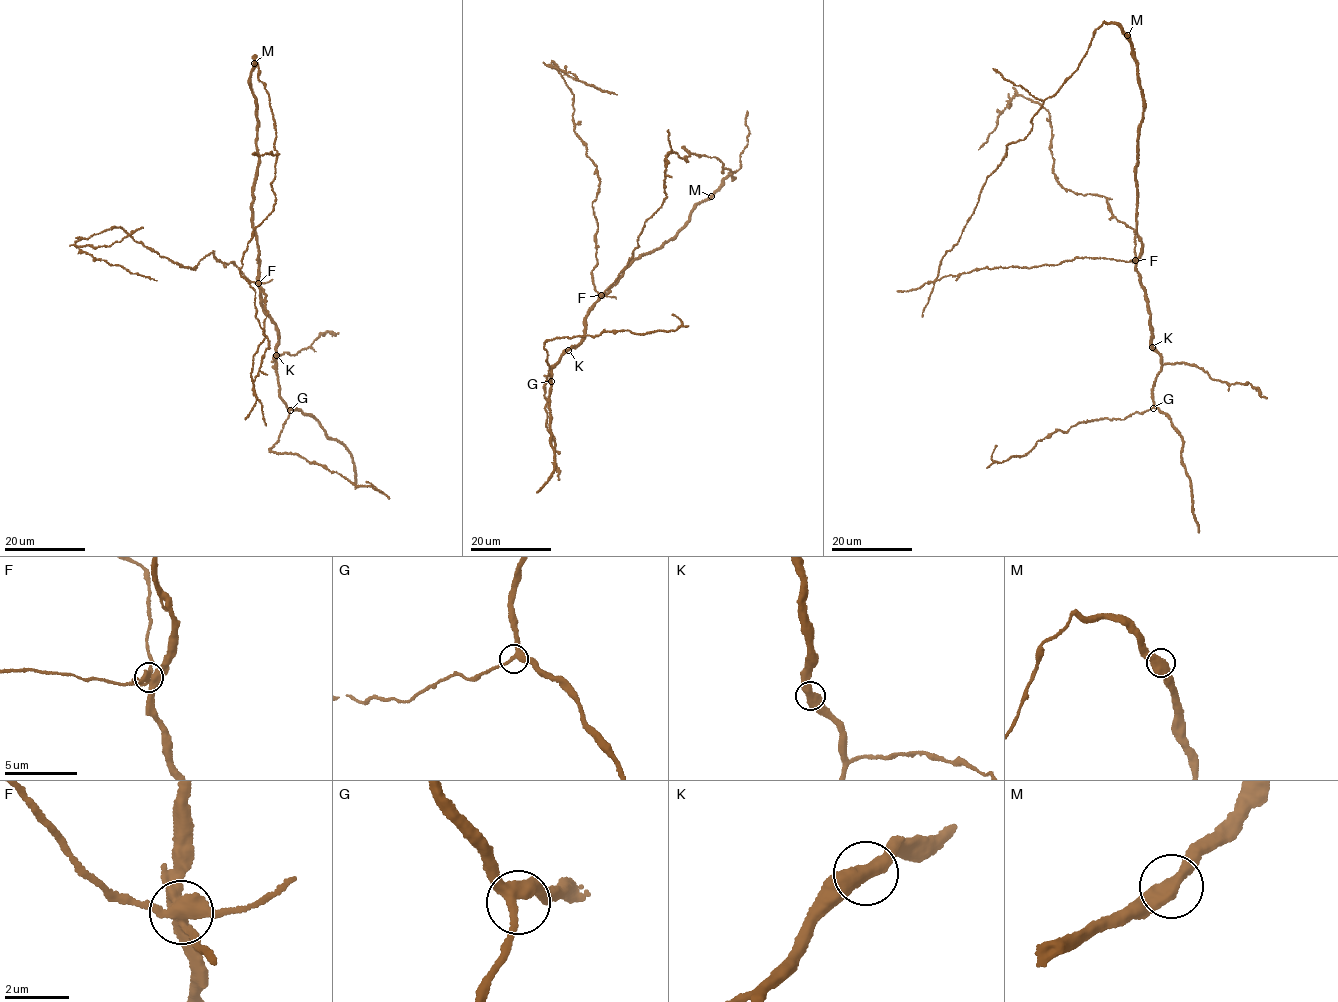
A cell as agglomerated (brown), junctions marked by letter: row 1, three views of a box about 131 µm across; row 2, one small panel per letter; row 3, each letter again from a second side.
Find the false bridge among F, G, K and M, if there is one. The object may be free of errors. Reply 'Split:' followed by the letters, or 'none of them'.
Split: F

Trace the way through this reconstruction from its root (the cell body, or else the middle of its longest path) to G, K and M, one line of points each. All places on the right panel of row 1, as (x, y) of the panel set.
G: (1141, 244), (1136, 272), (1150, 315), (1152, 349), (1160, 357), (1161, 362), (1160, 371), (1154, 382), (1153, 408)
K: (1141, 244), (1136, 272), (1150, 315), (1152, 347)
M: (1141, 244), (1137, 234), (1135, 165), (1143, 97), (1137, 61), (1127, 35)

